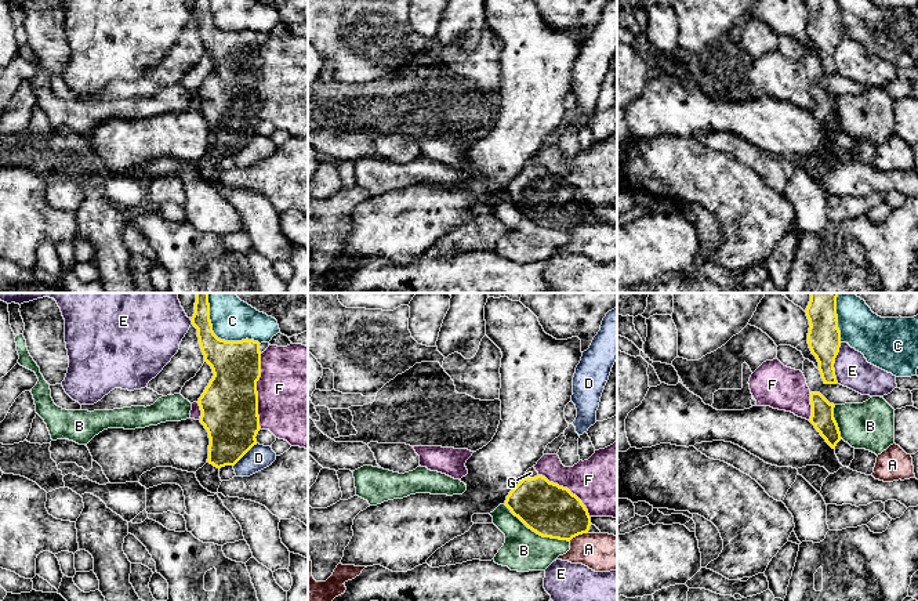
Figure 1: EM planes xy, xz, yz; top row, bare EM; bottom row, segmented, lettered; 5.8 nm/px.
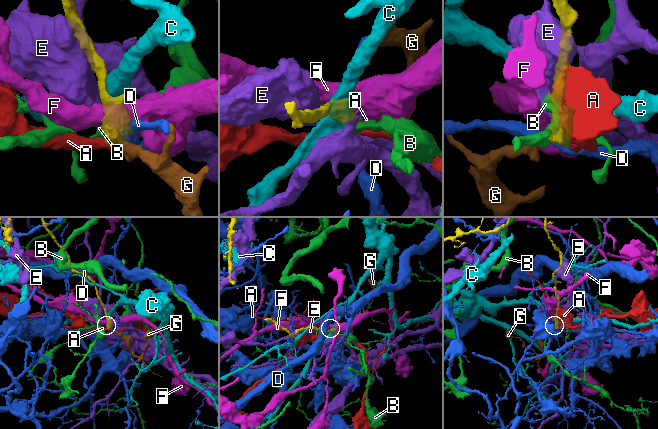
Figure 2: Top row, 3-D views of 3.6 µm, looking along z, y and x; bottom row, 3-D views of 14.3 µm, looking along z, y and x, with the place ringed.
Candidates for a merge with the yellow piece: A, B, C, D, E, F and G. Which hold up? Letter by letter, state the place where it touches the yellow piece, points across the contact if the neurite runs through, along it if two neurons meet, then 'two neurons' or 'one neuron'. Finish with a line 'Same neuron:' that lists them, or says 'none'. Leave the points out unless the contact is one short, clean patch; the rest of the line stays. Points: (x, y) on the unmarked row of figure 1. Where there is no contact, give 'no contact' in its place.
A: xz (577, 225) | along xz (587, 223), (579, 224), (569, 231) | two neurons
B: xz (536, 223) | two neurons
C: xy (224, 31) | two neurons
D: xy (245, 144) | two neurons
E: yz (834, 53) | two neurons
F: xy (256, 82) | two neurons
G: xz (530, 169) | across xz (550, 201), (534, 185), (530, 169), (530, 163) | one neuron
Same neuron: G

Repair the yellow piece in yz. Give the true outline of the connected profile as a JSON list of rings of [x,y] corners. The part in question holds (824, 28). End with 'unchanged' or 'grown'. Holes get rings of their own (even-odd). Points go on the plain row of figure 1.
[[[806,0],[809,10],[808,35],[819,53],[824,75],[837,75],[835,48],[841,37],[837,0]]] | unchanged

